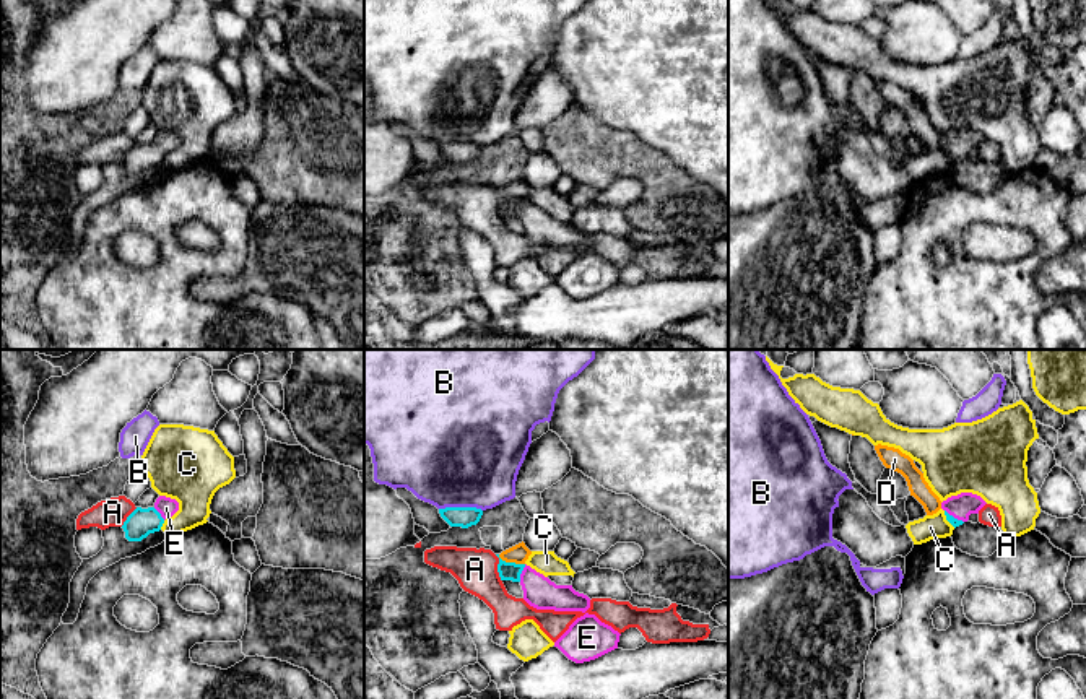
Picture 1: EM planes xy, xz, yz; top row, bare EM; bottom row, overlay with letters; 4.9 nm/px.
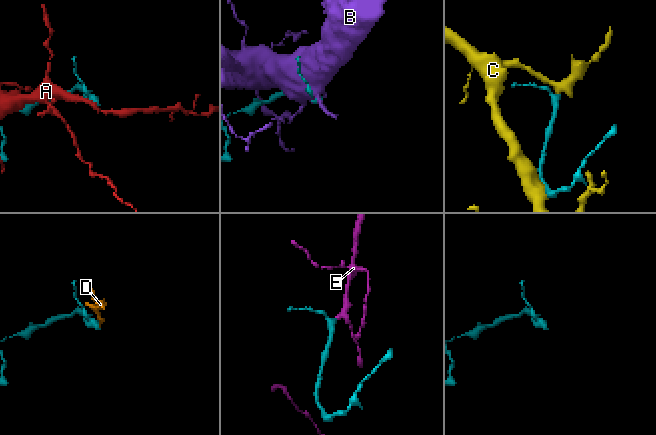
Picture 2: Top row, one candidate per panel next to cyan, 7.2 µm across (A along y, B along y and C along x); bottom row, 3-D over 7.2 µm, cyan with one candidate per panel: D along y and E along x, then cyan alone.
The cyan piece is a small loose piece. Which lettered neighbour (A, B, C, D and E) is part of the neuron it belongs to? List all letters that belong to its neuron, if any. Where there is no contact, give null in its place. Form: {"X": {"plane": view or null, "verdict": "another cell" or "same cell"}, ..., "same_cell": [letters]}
{"A": {"plane": "xz", "verdict": "another cell"}, "B": {"plane": "xz", "verdict": "another cell"}, "C": {"plane": "xy", "verdict": "another cell"}, "D": {"plane": "xz", "verdict": "another cell"}, "E": {"plane": "xz", "verdict": "same cell"}, "same_cell": ["E"]}

